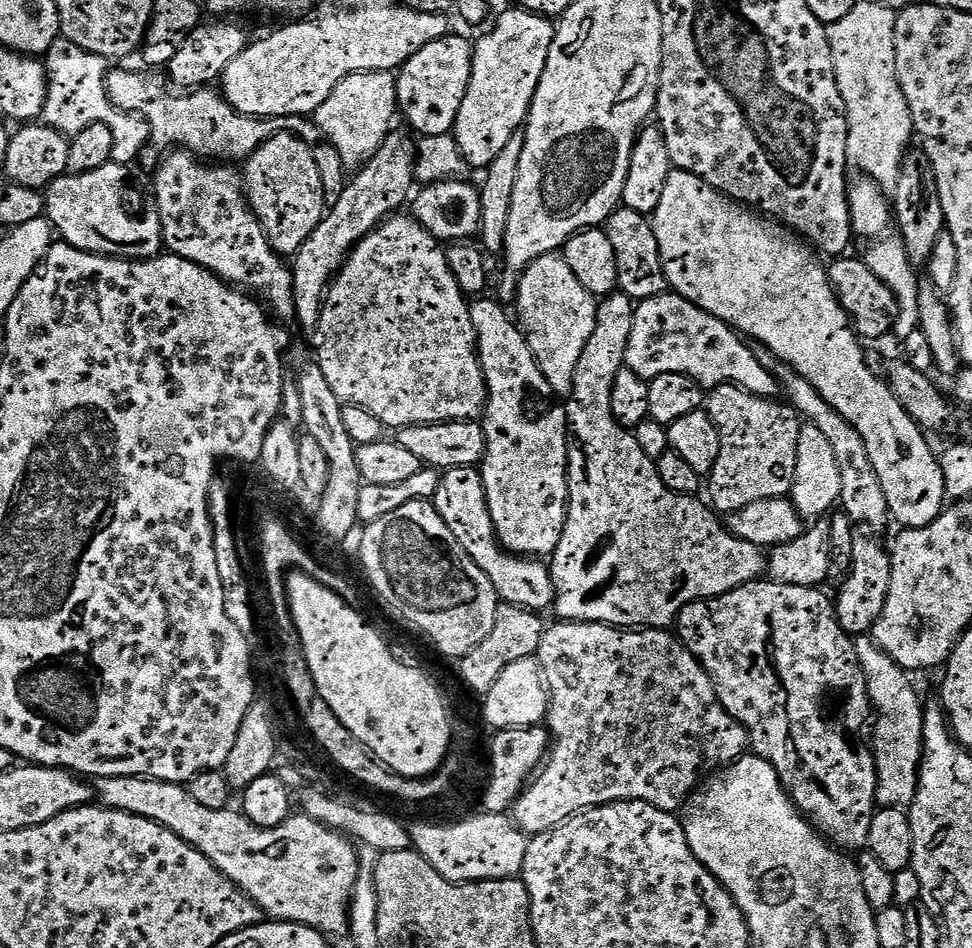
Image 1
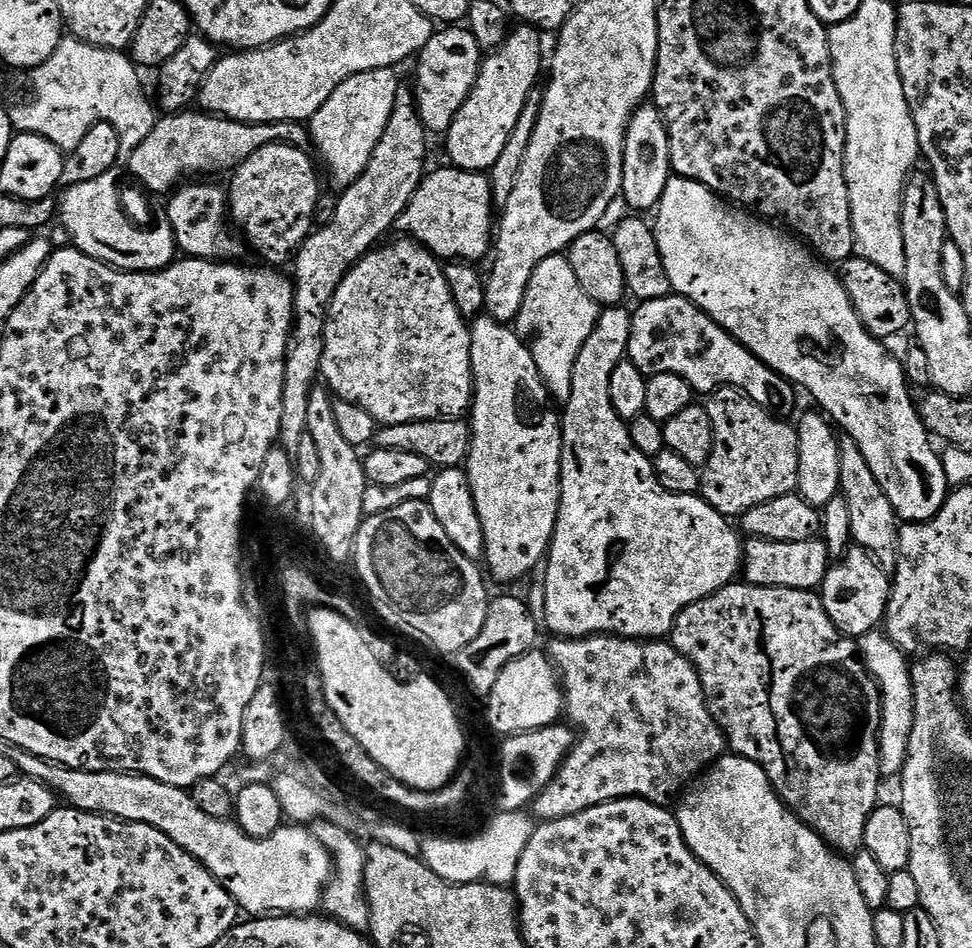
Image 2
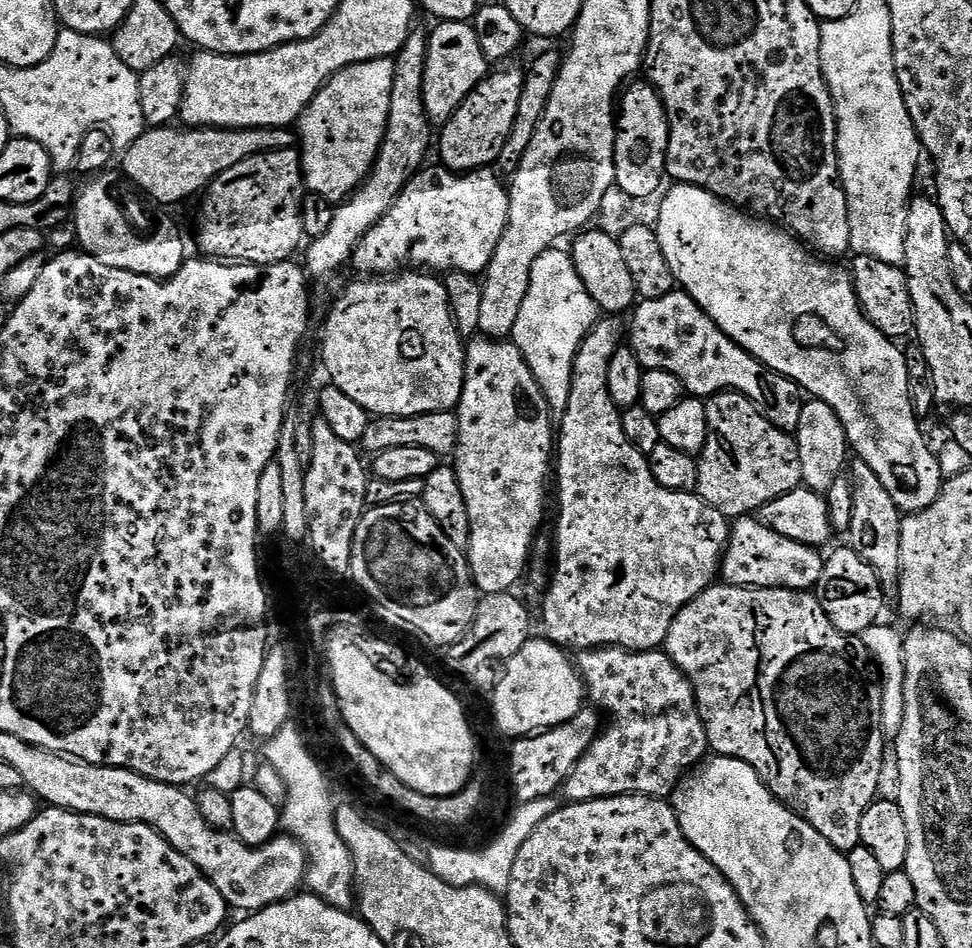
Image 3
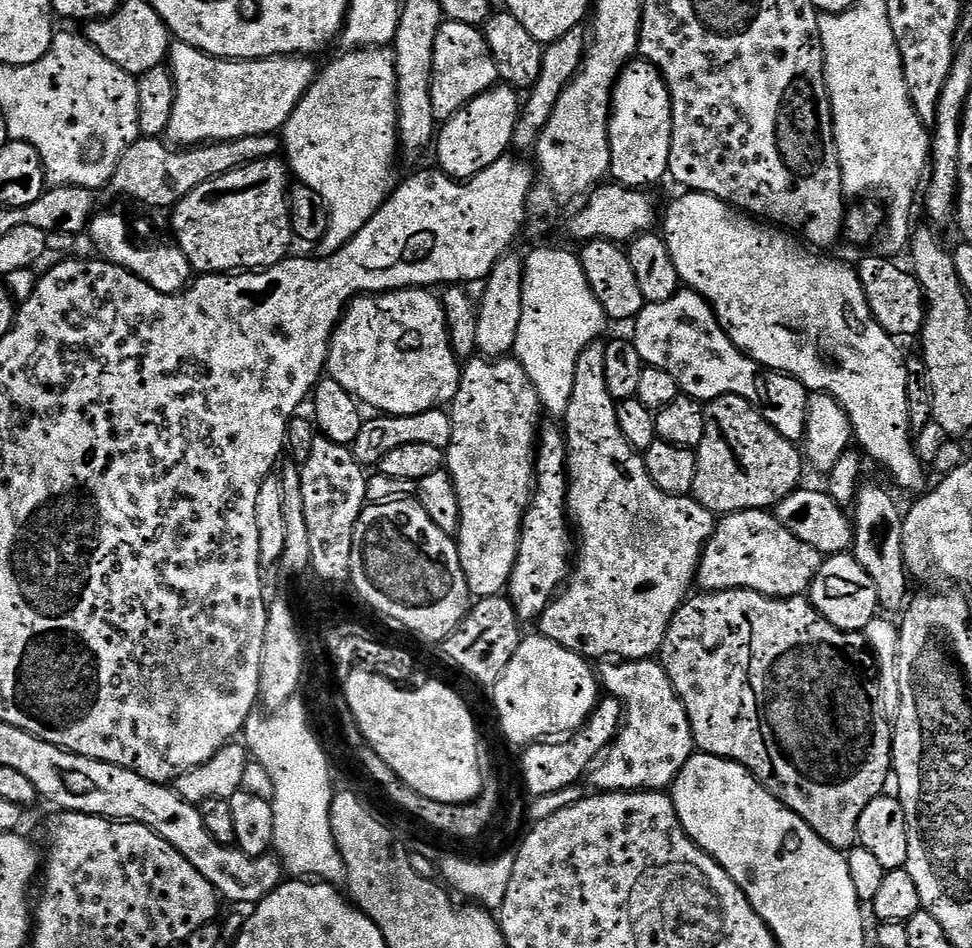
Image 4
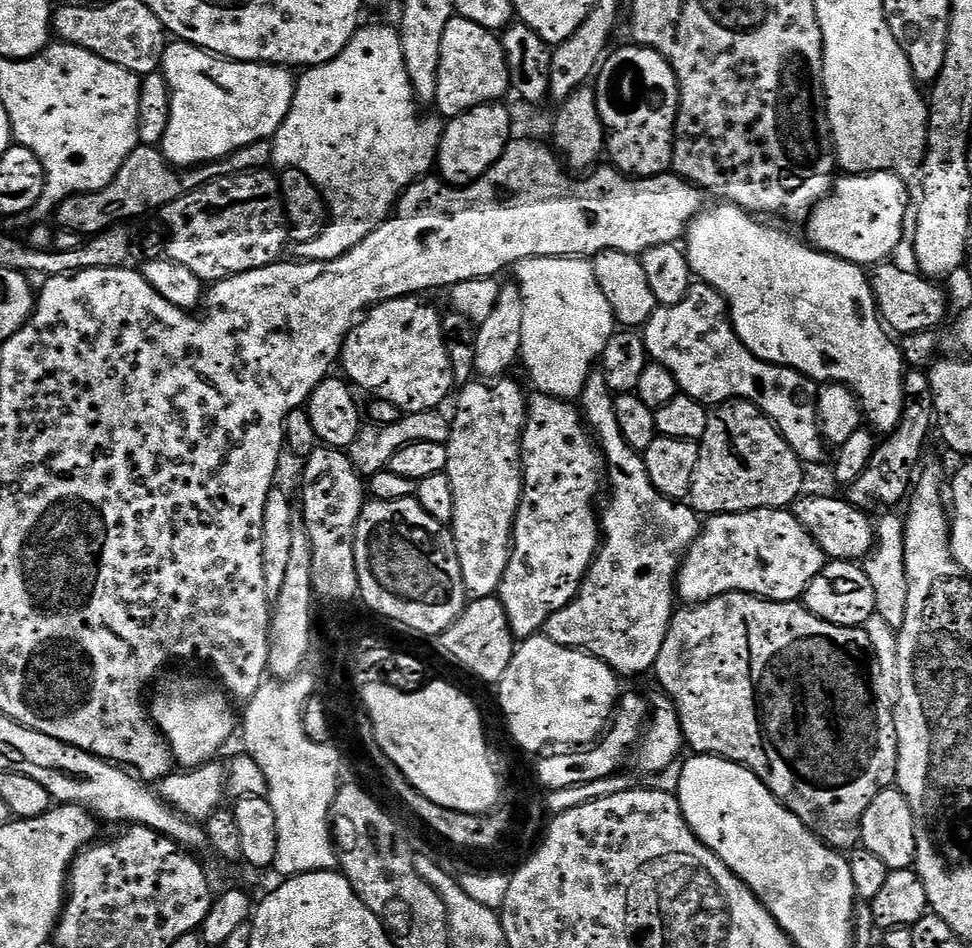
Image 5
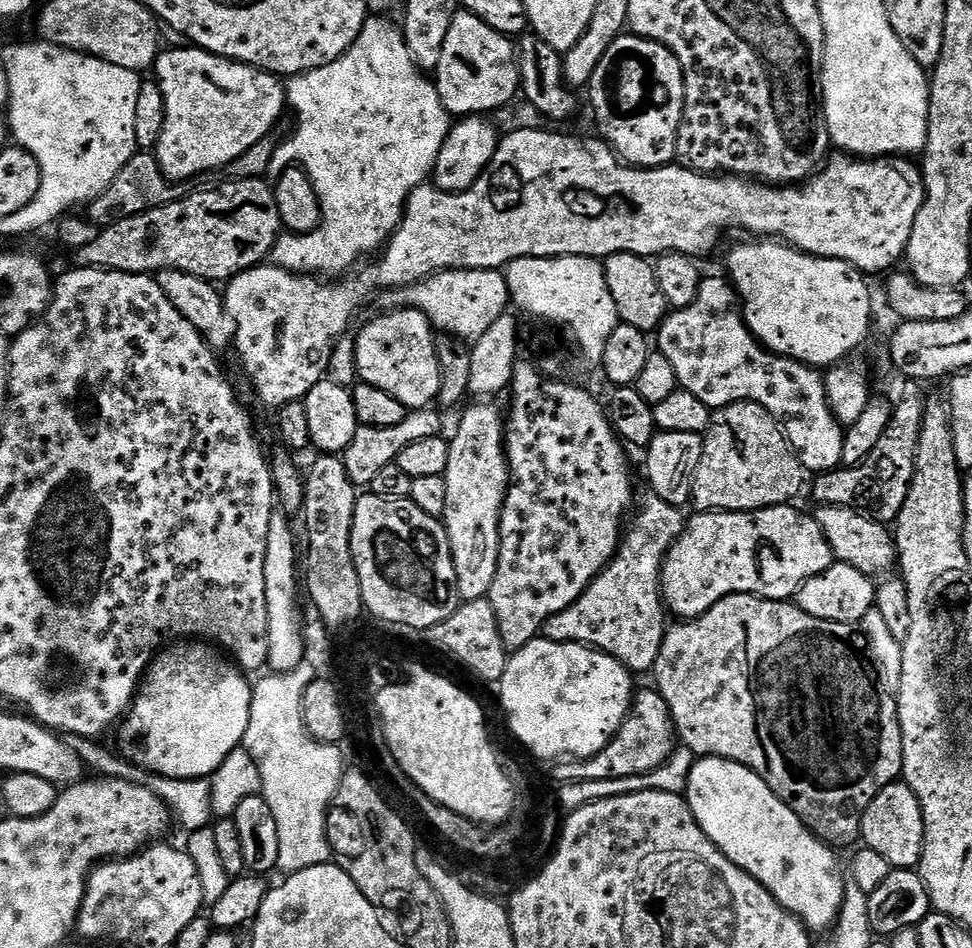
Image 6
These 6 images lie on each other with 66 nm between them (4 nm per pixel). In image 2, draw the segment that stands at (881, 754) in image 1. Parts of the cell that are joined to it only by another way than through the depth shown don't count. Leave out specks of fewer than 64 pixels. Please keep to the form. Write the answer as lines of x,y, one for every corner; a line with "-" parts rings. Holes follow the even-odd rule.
883,631
859,637
860,656
880,688
880,770
885,777
899,777
904,770
910,730
914,724
914,690
909,657

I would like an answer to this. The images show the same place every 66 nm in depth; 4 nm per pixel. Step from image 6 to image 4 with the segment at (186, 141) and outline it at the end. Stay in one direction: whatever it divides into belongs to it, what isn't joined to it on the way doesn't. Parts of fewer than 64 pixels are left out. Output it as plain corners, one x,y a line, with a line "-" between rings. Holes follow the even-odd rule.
173,43
170,71
176,83
176,97
168,123
167,139
176,146
199,146
279,133
318,75
318,67
312,60
315,59
295,56
272,56
269,60
222,60
219,56
207,56
189,44

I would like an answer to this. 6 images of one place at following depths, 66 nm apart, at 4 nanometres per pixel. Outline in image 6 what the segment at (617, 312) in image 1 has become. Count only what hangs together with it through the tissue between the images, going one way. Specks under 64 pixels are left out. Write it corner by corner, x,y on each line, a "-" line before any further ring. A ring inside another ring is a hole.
651,494
645,496
627,521
616,557
571,606
554,614
542,629
547,639
559,644
587,644
589,648
610,654
633,674
651,673
662,650
666,605
660,595
660,575
664,559
672,543
684,532
686,523
686,516
677,505
662,502
662,498

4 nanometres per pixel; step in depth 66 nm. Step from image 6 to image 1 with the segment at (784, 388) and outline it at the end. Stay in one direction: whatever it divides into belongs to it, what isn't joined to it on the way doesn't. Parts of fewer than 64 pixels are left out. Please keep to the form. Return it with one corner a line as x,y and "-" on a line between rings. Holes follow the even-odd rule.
665,294
636,304
634,326
630,326
630,342
624,351
624,362
626,367
634,370
634,374
647,381
658,378
658,374
686,374
705,390
717,388
719,384
732,384
736,388
745,388
755,396
779,397
782,392
780,381
772,375
766,364
764,368
763,362
747,346
733,329
706,310
681,296

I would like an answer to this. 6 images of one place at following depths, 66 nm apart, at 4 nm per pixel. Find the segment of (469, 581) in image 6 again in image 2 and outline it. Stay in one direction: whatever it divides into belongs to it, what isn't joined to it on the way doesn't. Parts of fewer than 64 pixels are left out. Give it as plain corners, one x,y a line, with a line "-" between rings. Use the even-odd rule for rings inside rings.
481,314
470,324
470,366
472,367
472,406
470,409
470,427
472,429
472,441
466,461
466,471
470,490
474,498
474,506
478,510
478,518
482,522
482,534
484,535
483,563
488,563
486,572
502,583
508,584
511,580
520,580
531,568
539,569
542,561
548,555
548,548
552,545
552,535
556,529
556,519
560,509
560,463
562,462
562,442
564,441
564,429
562,416
557,405
548,394
548,388
542,382
538,374
538,366
534,366
534,358
530,358
530,350
522,342
522,338
516,333
515,327
509,326
505,321
495,320
493,316

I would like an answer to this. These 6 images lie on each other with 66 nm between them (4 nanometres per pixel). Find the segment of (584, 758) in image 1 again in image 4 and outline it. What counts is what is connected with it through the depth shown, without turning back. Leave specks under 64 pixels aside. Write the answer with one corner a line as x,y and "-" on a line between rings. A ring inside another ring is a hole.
612,658
599,665
598,679
611,699
623,703
626,715
616,741
591,769
590,781
596,787
593,789
600,794
671,789
682,766
694,755
694,745
686,706
674,690
670,674
666,674
664,665
656,658

